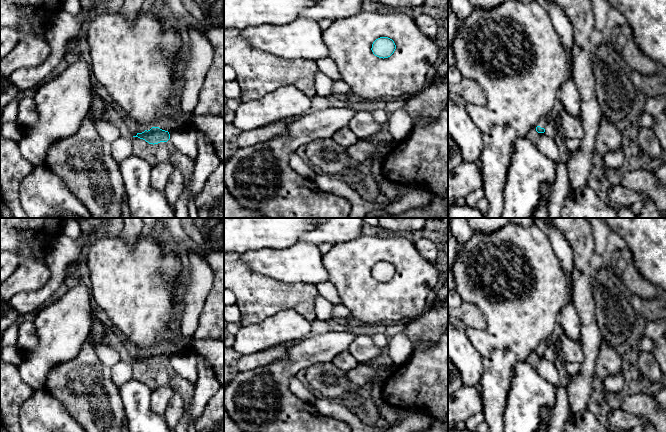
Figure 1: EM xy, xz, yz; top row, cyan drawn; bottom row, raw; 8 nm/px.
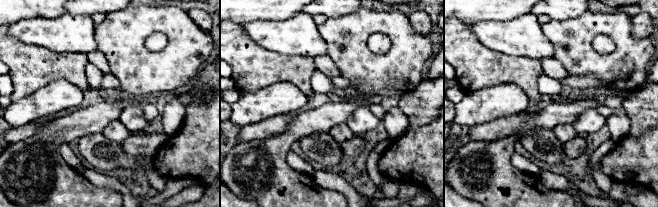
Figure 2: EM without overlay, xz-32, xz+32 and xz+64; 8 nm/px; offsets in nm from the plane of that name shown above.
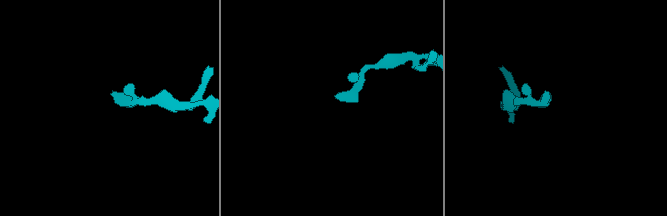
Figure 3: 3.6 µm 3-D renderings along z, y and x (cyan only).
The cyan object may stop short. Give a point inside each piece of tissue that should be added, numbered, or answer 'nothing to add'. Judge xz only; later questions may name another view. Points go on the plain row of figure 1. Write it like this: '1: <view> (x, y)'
nothing to add

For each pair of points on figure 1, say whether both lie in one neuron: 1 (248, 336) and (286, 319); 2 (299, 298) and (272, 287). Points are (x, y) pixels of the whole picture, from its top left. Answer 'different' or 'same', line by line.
1: same
2: same

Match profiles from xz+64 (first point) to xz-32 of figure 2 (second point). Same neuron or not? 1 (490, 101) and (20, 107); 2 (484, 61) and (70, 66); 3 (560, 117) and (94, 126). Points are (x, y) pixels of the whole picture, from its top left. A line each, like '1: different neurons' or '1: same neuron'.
1: same neuron
2: same neuron
3: same neuron

